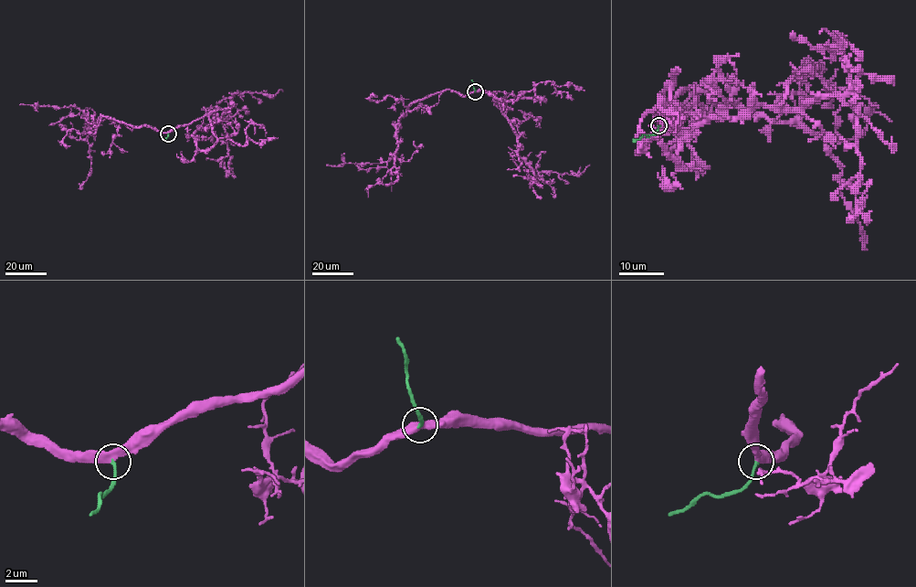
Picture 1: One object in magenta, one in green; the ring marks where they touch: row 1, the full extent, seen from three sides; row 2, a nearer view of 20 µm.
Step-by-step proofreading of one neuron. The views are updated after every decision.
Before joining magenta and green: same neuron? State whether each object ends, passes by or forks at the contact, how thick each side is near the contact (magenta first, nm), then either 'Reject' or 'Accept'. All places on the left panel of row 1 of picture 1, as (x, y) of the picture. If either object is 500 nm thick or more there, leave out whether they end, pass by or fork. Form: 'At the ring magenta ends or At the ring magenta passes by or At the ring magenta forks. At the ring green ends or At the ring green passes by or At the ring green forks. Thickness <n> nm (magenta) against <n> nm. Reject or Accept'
At the ring magenta passes by. At the ring green ends. Thickness 440 nm (magenta) against 200 nm. Accept

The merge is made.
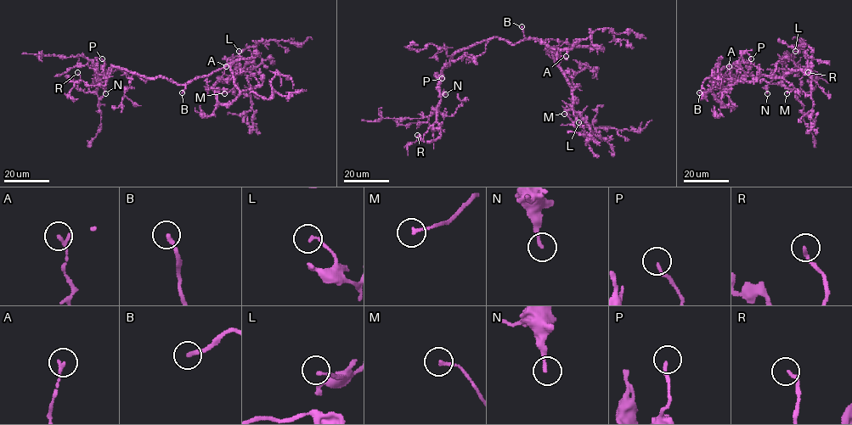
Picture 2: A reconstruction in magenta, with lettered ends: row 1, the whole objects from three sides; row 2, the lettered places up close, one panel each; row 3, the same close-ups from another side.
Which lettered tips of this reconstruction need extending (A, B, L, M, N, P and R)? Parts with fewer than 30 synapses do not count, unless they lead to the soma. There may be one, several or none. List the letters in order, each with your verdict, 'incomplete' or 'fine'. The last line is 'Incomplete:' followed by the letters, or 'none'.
A: fine
B: incomplete
L: fine
M: fine
N: fine
P: fine
R: fine
Incomplete: B

